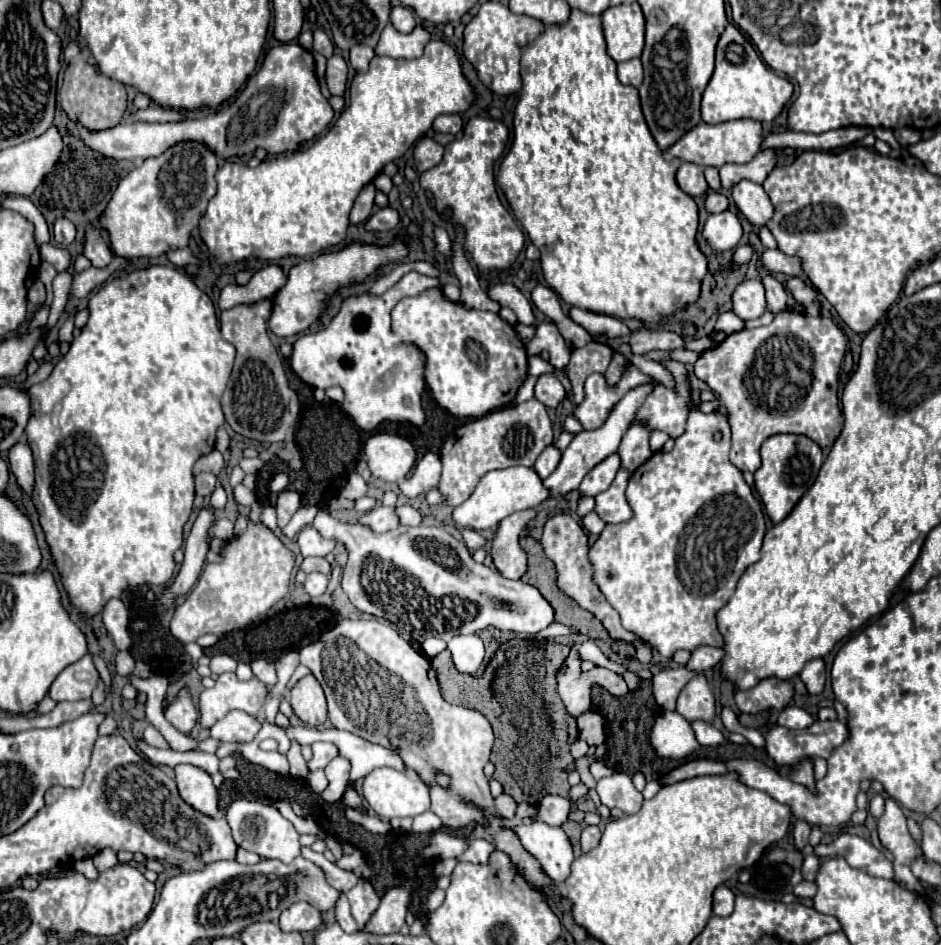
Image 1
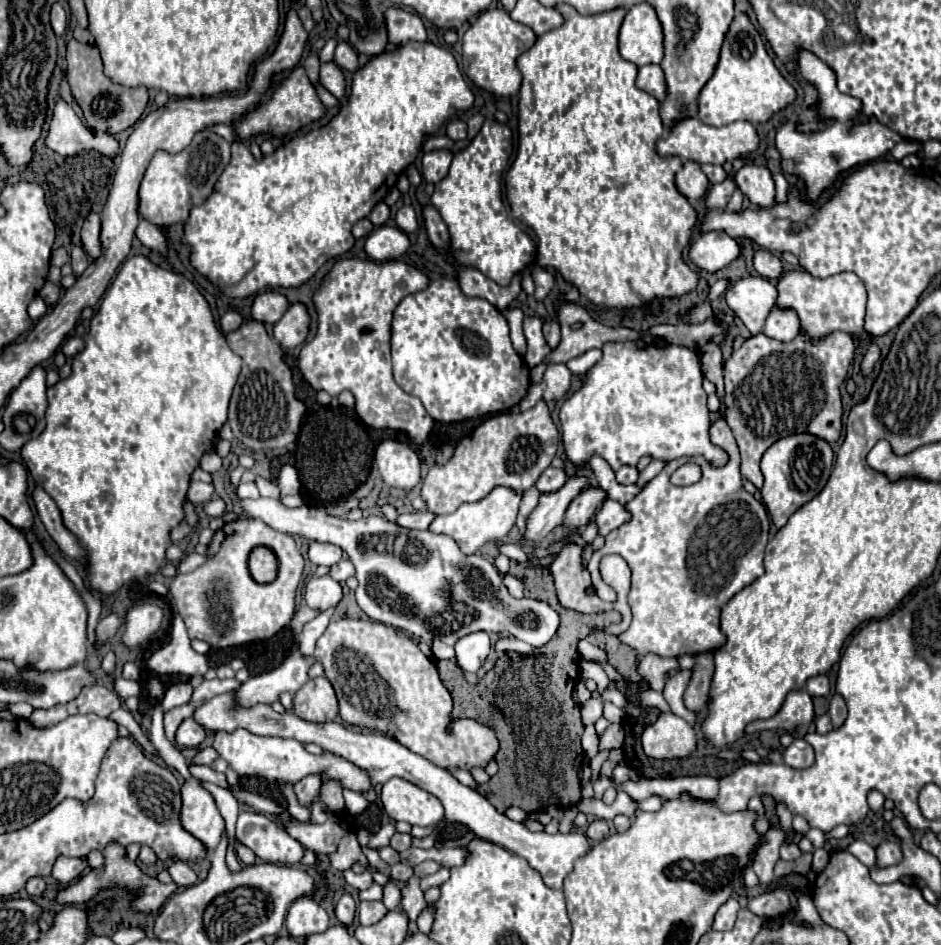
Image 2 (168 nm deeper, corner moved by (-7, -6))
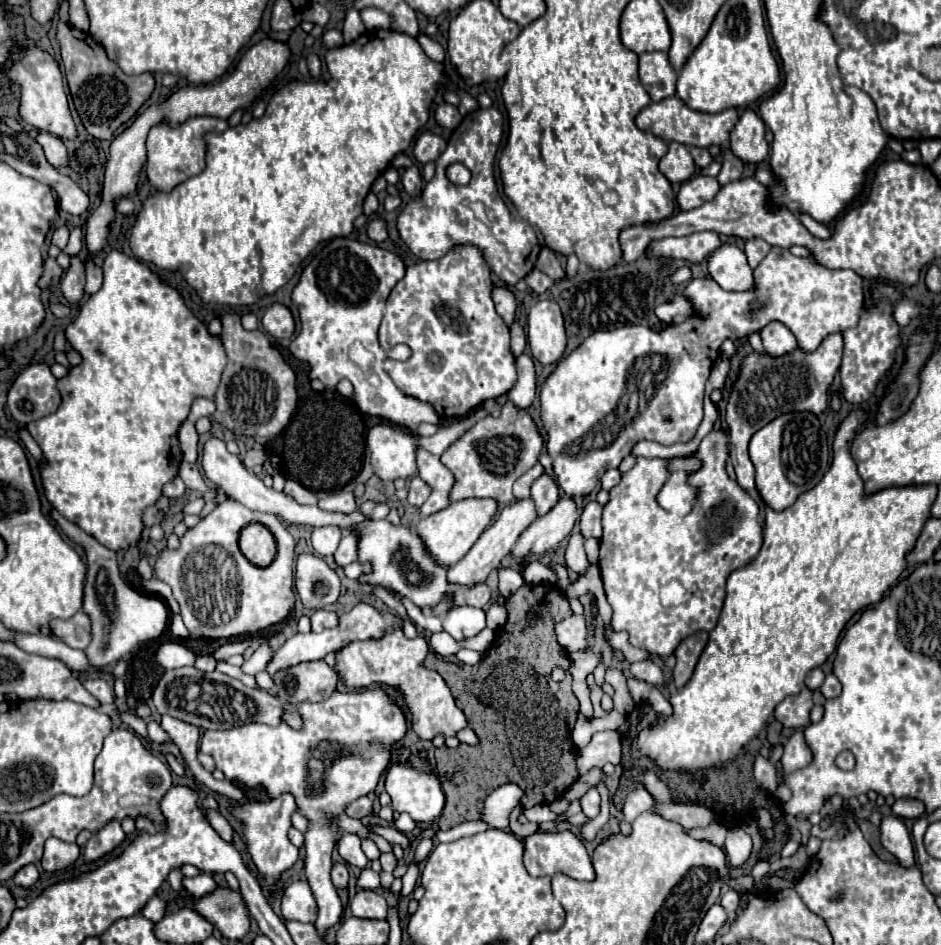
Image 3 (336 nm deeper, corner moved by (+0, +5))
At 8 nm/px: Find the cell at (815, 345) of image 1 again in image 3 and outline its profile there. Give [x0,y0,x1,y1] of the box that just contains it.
[727,334,843,490]

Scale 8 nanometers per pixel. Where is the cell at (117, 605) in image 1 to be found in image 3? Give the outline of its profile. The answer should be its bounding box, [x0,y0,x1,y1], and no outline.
[49,612,91,650]

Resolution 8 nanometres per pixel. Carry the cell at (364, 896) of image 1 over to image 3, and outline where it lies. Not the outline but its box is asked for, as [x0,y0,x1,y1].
[351,890,387,920]

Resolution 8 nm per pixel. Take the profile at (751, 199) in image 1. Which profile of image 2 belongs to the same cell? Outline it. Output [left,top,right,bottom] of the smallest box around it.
[734,165,776,209]

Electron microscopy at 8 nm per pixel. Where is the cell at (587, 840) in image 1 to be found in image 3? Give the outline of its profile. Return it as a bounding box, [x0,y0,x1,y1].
[581,788,601,818]

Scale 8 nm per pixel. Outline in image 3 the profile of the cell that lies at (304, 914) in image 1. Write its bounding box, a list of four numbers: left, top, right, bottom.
[281,880,317,924]

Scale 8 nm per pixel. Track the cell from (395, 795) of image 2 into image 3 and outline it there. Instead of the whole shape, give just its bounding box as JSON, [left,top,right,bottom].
[385,764,445,822]

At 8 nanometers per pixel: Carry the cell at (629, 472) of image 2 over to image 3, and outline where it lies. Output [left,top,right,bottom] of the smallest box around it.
[601,470,621,490]

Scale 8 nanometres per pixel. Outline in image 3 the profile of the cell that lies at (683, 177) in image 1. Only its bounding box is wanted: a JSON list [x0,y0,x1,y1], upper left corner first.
[659,142,697,184]

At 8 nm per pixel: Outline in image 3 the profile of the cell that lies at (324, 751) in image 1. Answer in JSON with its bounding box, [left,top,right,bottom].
[229,794,299,896]

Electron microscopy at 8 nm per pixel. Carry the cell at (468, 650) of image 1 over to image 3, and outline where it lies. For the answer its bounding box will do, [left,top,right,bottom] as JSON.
[443,606,485,640]

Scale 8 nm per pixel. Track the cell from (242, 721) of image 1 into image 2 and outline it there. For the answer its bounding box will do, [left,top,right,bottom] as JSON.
[214,729,370,793]

